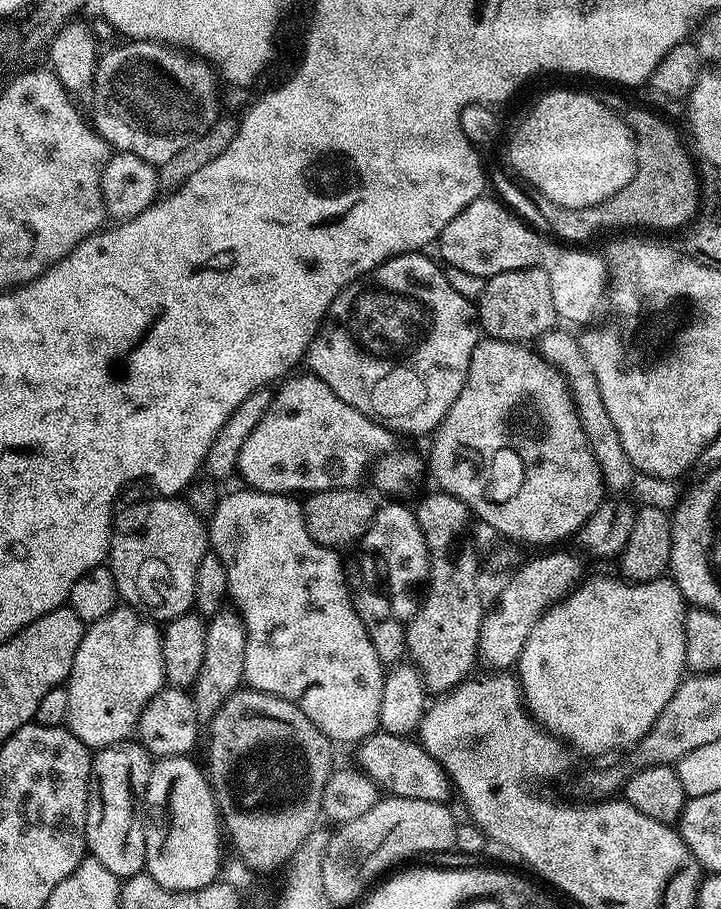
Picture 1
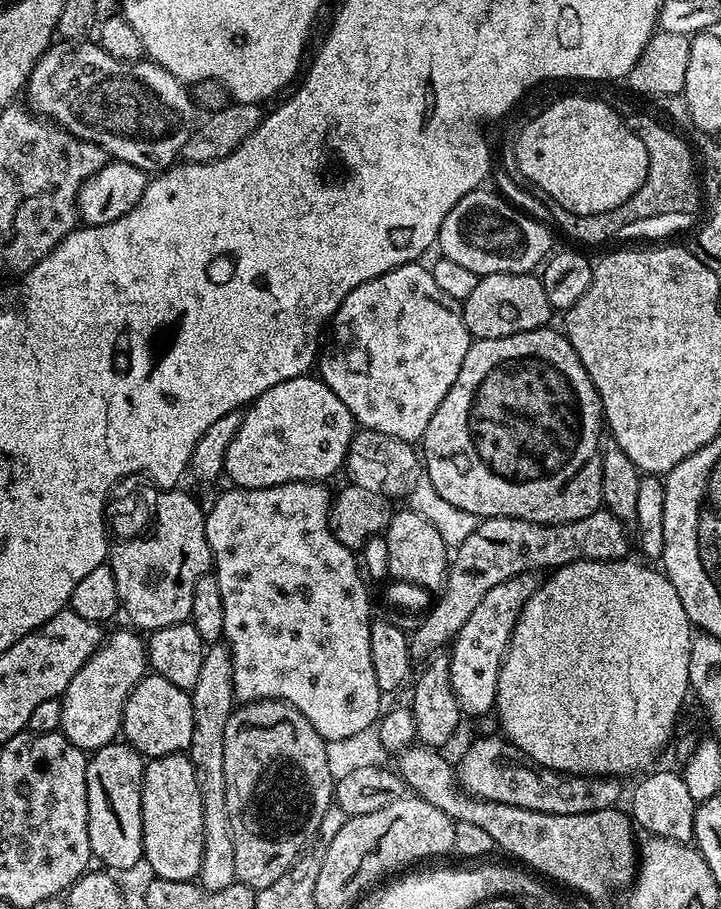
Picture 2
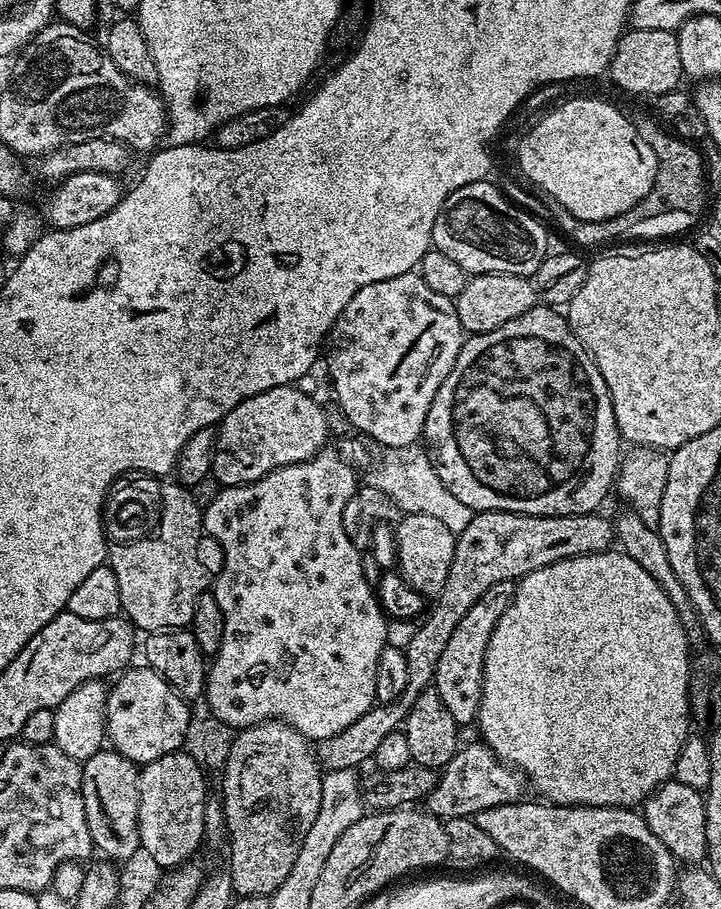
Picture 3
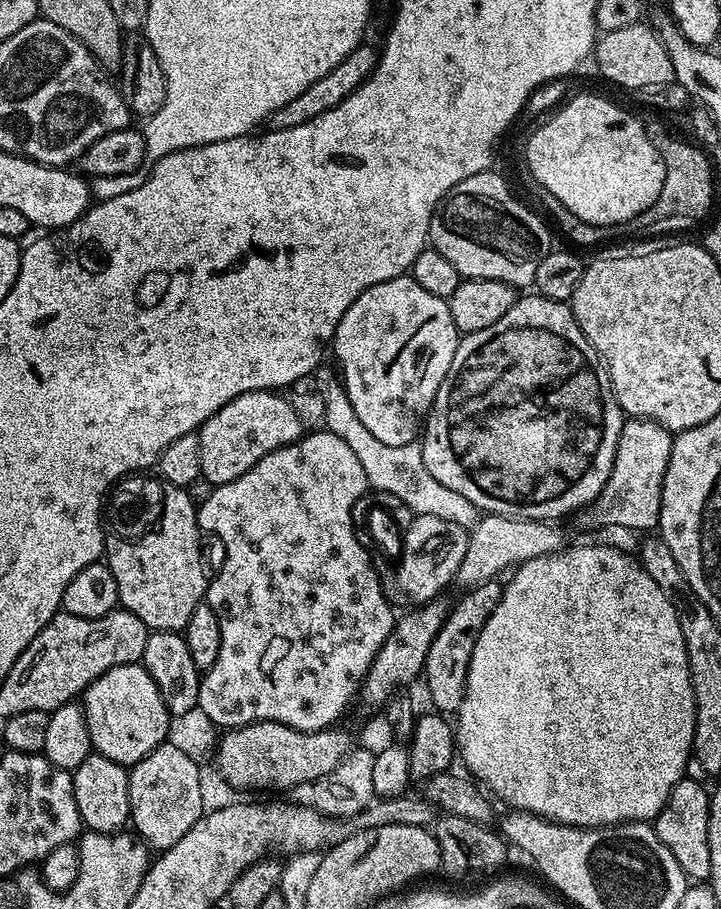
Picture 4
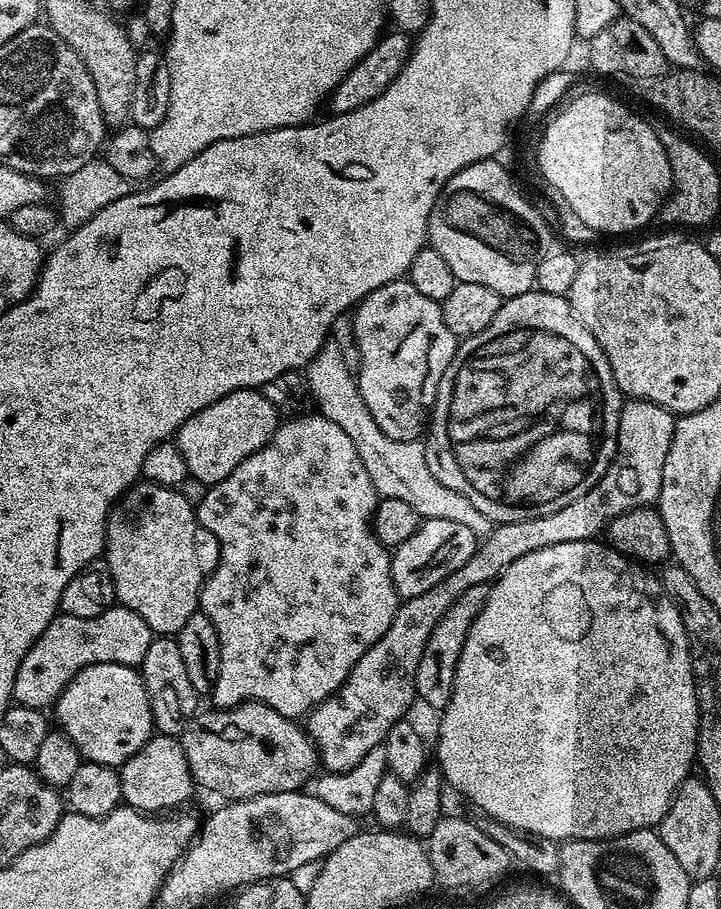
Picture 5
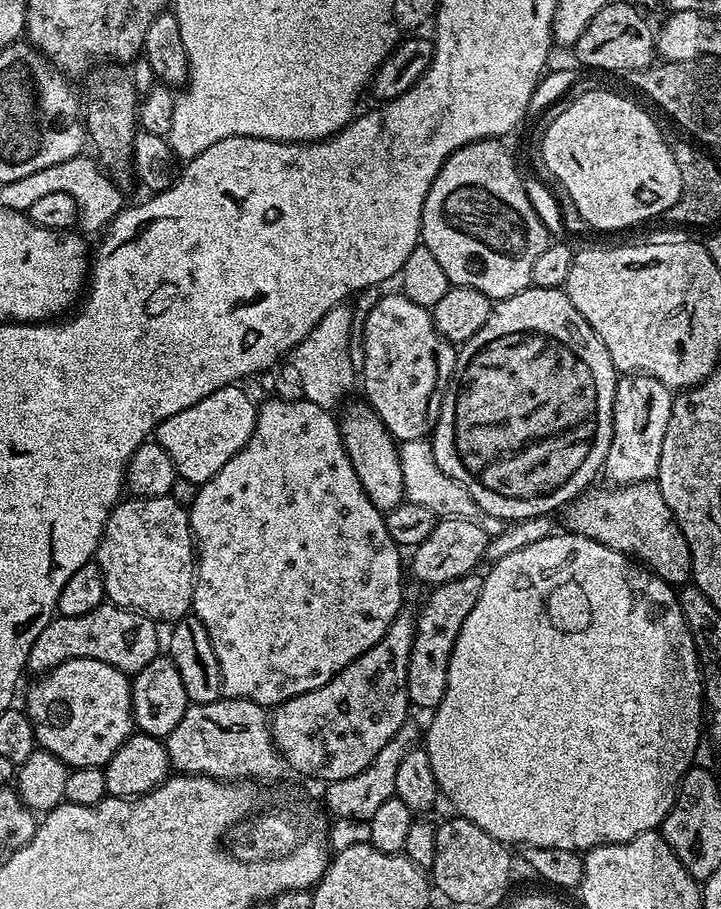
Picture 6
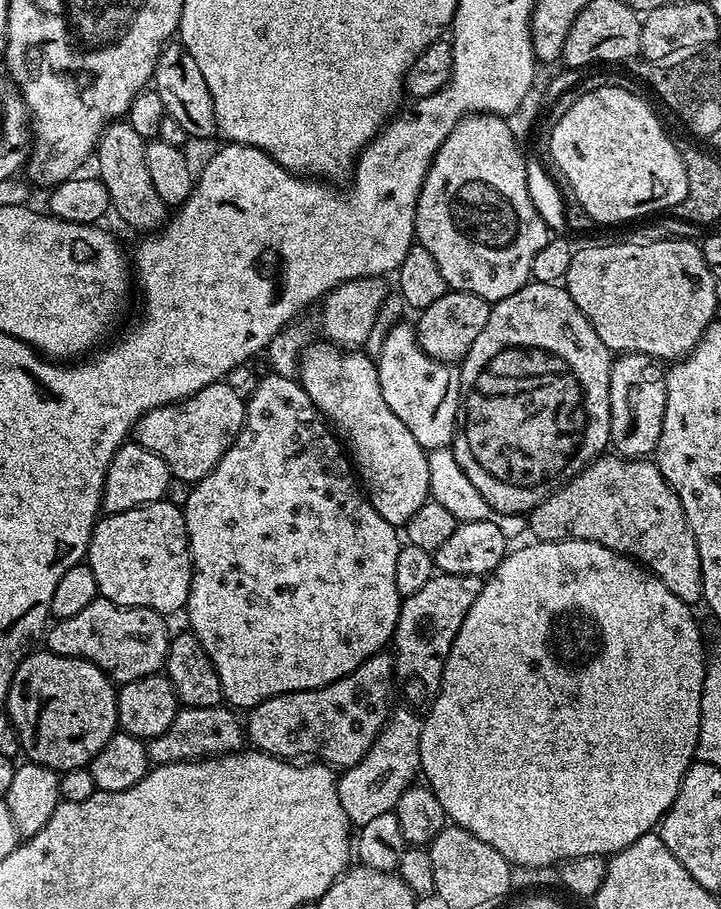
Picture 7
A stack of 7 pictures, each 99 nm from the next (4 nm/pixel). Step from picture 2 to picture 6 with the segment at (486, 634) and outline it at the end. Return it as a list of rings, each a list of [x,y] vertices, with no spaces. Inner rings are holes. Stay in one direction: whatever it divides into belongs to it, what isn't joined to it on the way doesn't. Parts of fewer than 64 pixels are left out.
[[[479,575],[459,576],[445,584],[435,585],[428,596],[428,601],[416,612],[416,633],[414,646],[410,650],[410,666],[406,678],[408,699],[413,705],[427,710],[435,710],[442,702],[442,694],[446,694],[446,678],[450,666],[450,654],[454,650],[454,642],[462,630],[462,622],[466,622],[466,614],[474,610],[474,602],[478,602],[478,594],[484,585]]]

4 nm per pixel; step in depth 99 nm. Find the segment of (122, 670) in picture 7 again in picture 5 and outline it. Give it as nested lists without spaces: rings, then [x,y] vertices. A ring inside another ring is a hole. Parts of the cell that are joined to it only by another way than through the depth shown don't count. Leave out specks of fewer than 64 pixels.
[[[113,606],[98,614],[98,618],[74,618],[57,614],[36,639],[34,646],[22,658],[18,674],[14,678],[12,698],[16,704],[27,708],[47,709],[64,687],[87,664],[125,664],[136,668],[146,658],[154,633],[134,610]]]

